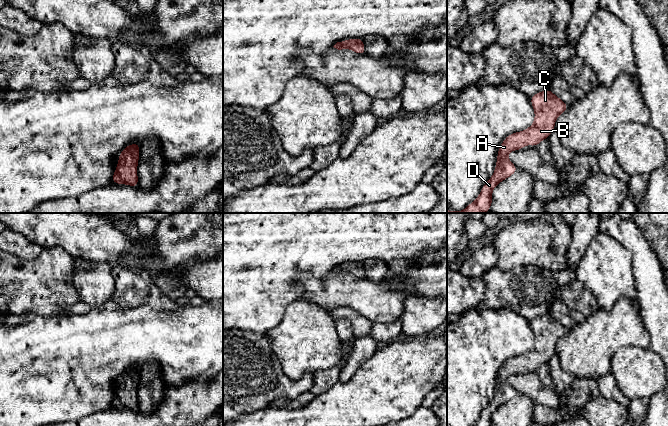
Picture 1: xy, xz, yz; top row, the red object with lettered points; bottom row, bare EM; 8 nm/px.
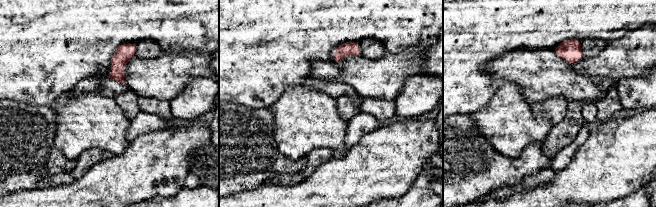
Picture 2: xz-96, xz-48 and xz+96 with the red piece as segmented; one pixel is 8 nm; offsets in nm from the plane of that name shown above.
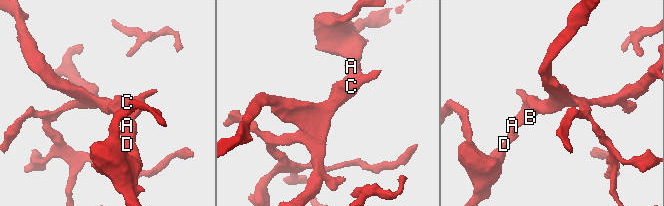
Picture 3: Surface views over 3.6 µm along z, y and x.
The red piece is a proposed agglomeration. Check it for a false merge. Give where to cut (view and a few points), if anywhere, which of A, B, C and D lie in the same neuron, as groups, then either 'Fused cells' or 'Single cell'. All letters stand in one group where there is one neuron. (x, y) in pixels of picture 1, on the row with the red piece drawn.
No split. Groups: A B C D. Single cell

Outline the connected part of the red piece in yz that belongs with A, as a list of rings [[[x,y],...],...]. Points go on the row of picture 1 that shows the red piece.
[[[550,89],[535,93],[530,97],[535,112],[534,123],[524,131],[506,136],[498,149],[496,169],[492,177],[484,184],[477,199],[471,202],[464,210],[447,213],[485,213],[492,205],[492,191],[503,180],[515,174],[517,167],[507,158],[511,150],[521,150],[527,144],[537,146],[555,129],[557,117],[565,112],[569,105],[552,93]]]

